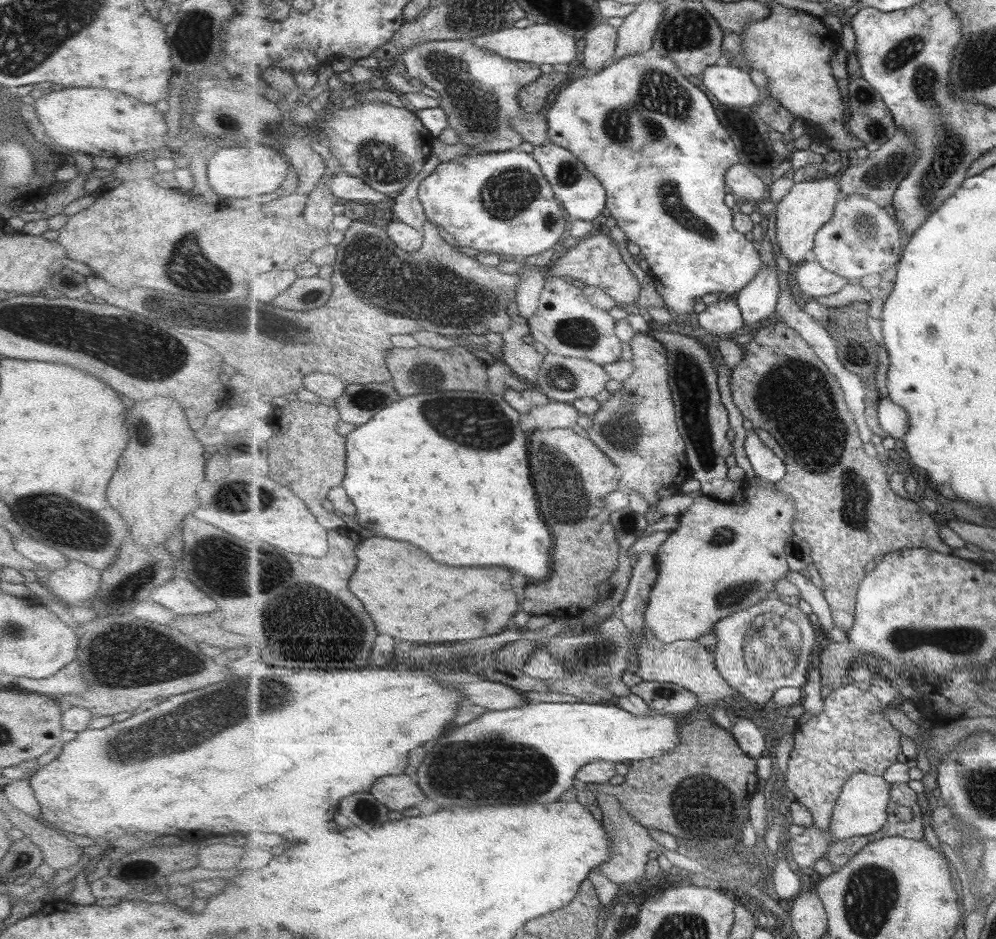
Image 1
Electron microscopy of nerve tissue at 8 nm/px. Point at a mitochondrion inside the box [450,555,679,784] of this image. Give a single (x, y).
(594, 653)

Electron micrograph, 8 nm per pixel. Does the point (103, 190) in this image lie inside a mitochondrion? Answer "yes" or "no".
no

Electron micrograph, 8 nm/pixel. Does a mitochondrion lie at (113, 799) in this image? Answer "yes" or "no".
no

